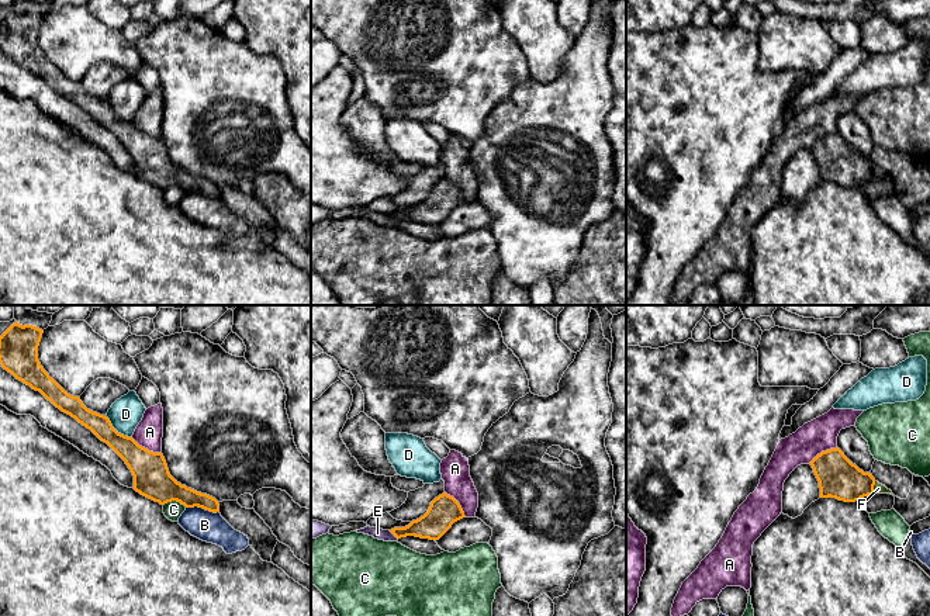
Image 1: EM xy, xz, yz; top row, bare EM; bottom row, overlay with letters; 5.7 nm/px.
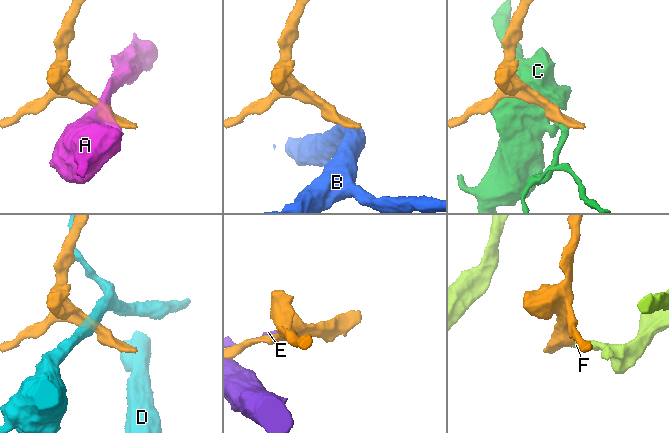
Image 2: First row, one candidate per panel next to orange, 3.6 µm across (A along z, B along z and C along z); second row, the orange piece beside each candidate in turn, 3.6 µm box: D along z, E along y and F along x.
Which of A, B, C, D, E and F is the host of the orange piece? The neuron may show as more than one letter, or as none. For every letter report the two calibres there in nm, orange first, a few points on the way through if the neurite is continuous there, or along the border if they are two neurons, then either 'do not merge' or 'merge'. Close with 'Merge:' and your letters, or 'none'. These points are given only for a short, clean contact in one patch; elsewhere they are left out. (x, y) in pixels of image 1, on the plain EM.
A: 200 nm thick on the orange side, 160 nm on the other; border along xy (131, 121), (139, 130), (161, 138); do not merge
B: 160 nm thick on the orange side, 170 nm on the other; border along xy (186, 191), (201, 191), (218, 197); do not merge
C: 200 nm thick on the orange side, 100 nm on the other; do not merge
D: 170 nm thick on the orange side, 190 nm on the other; do not merge
E: 160 nm thick on the orange side, 60 nm on the other; do not merge
F: 220 nm thick on the orange side, 60 nm on the other; runs through yz (837, 162), (850, 169), (873, 172), (878, 173); merge
Merge: F

